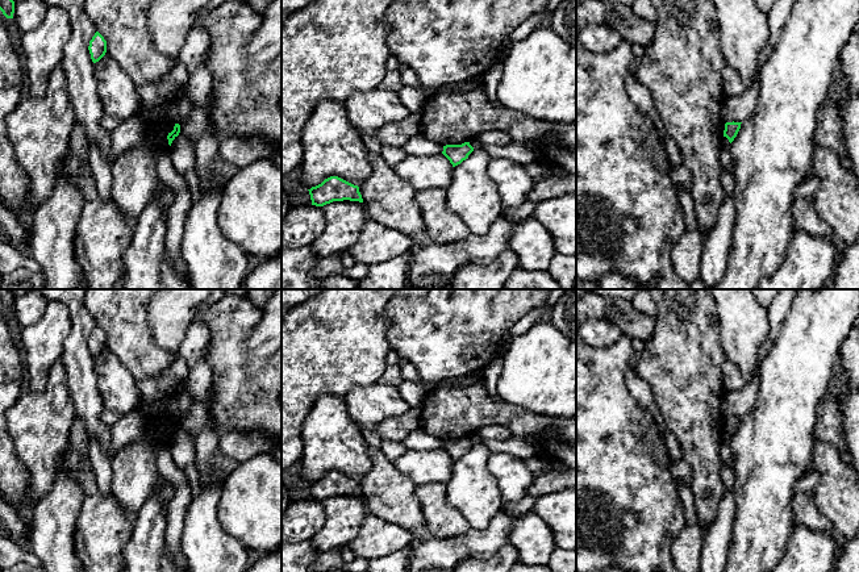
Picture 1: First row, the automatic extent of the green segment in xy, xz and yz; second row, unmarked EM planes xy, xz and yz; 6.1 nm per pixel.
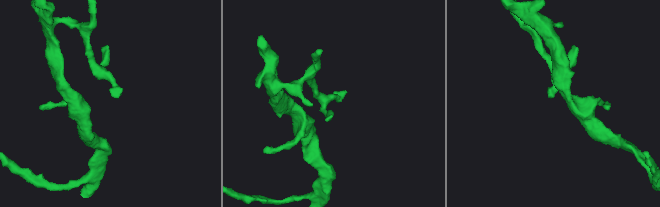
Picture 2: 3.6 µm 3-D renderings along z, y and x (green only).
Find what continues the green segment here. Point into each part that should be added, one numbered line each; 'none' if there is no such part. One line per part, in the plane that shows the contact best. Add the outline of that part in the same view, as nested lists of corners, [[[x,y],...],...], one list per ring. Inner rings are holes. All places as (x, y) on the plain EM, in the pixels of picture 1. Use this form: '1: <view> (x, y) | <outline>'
none

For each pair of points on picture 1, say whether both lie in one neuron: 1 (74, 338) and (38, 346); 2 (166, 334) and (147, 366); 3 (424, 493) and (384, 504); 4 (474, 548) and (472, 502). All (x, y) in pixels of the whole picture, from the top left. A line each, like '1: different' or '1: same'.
1: different
2: different
3: different
4: different

